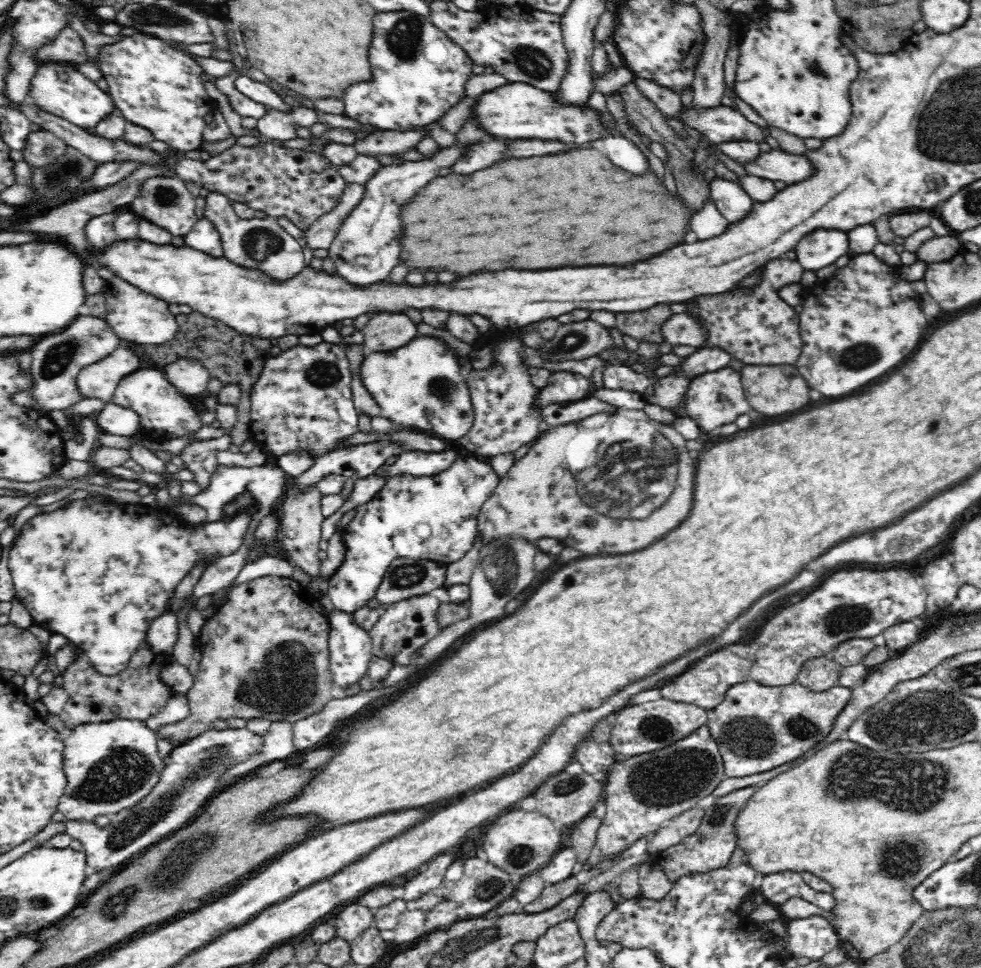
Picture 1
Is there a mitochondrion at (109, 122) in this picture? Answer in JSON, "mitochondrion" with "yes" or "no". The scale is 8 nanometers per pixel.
{"mitochondrion":"no"}

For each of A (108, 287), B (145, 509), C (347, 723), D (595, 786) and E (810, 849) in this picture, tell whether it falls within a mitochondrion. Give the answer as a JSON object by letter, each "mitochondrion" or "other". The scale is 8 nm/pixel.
{"A":"other","B":"other","C":"other","D":"other","E":"other"}

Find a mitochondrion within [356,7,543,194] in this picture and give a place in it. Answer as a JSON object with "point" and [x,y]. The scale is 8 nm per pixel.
{"point":[403,39]}

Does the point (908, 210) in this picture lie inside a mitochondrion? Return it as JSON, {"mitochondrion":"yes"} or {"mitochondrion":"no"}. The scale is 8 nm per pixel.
{"mitochondrion":"no"}

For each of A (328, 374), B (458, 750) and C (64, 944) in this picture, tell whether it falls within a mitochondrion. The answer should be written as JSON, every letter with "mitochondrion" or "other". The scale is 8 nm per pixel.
{"A":"mitochondrion","B":"mitochondrion","C":"other"}

